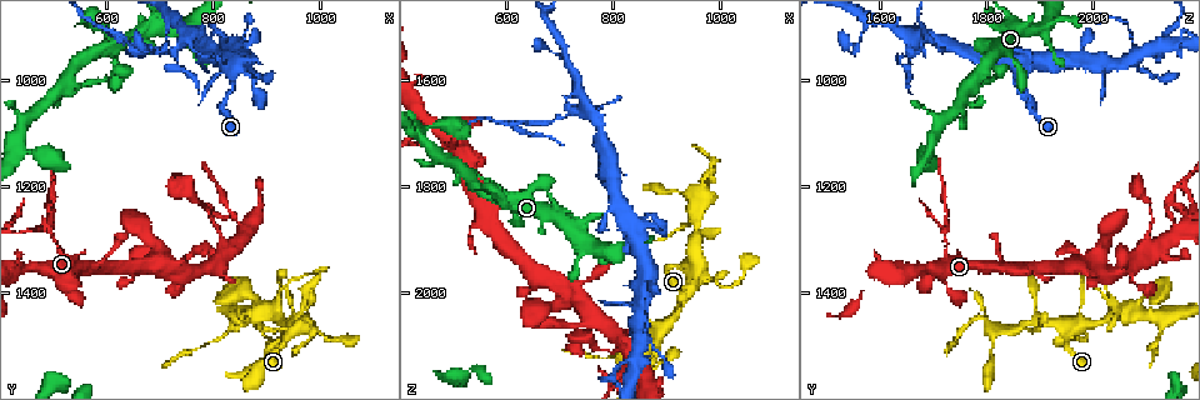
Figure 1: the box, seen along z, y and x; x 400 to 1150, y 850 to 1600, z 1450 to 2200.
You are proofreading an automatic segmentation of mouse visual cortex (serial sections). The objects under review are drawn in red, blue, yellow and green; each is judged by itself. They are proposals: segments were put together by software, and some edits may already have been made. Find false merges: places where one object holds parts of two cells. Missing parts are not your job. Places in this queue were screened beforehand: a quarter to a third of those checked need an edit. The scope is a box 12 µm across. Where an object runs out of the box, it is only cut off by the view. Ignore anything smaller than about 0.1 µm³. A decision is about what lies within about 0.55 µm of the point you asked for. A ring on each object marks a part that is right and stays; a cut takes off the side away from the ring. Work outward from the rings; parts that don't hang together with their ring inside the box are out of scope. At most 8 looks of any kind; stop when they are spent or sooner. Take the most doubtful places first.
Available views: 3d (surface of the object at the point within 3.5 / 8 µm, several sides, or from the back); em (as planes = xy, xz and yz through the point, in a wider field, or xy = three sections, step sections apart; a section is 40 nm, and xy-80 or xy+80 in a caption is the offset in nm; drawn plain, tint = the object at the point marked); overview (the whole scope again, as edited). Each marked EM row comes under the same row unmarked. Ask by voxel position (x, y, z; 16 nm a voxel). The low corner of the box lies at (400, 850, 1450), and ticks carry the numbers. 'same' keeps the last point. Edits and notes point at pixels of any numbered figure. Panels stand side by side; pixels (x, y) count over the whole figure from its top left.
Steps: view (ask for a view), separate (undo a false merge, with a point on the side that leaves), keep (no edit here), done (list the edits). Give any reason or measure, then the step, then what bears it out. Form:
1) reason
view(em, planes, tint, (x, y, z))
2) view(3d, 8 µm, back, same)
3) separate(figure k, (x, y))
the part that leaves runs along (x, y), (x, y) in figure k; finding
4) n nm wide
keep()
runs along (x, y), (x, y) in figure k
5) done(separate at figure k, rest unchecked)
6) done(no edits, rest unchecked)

a narrow waist
view(3d, 3.5 µm, (500, 1295, 1720))

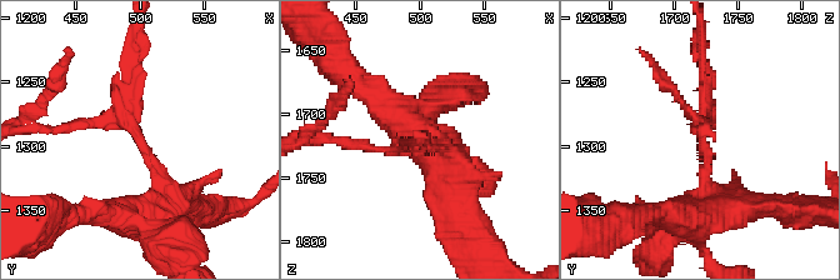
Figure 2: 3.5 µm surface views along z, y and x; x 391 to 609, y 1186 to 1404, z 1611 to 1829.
shape alone is not enough
view(em, xy, step 3, tint, (502, 1292, 1722))

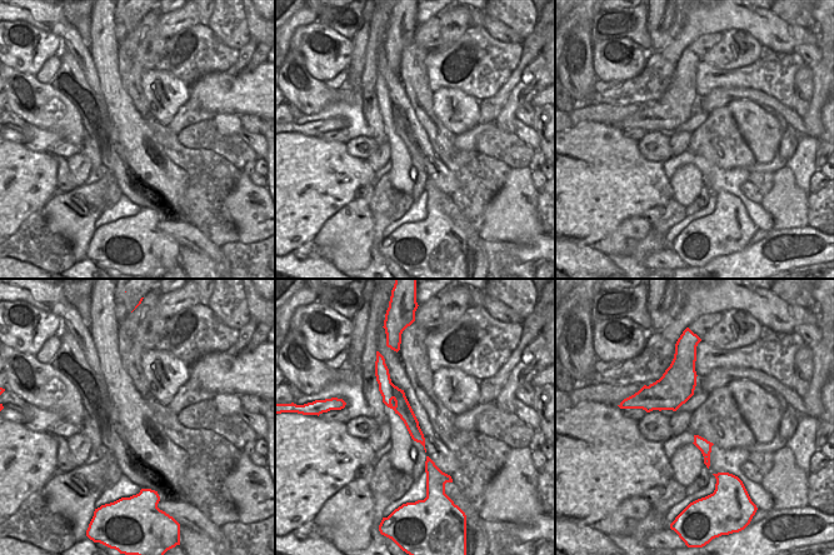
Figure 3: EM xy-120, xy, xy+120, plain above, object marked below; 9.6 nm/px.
separate(figure 2, (134, 130))
the part that leaves runs along (155, 168), (125, 121), (140, 55) in figure 2; two cells meet here

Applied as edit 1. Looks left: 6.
view(3d, 3.5 µm, (705, 950, 1670))

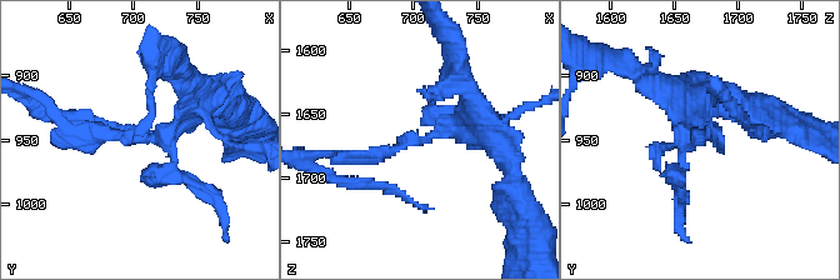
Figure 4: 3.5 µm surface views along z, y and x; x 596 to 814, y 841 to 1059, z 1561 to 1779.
need the tissue
view(em, xy, step 5, tint, (706, 952, 1672))

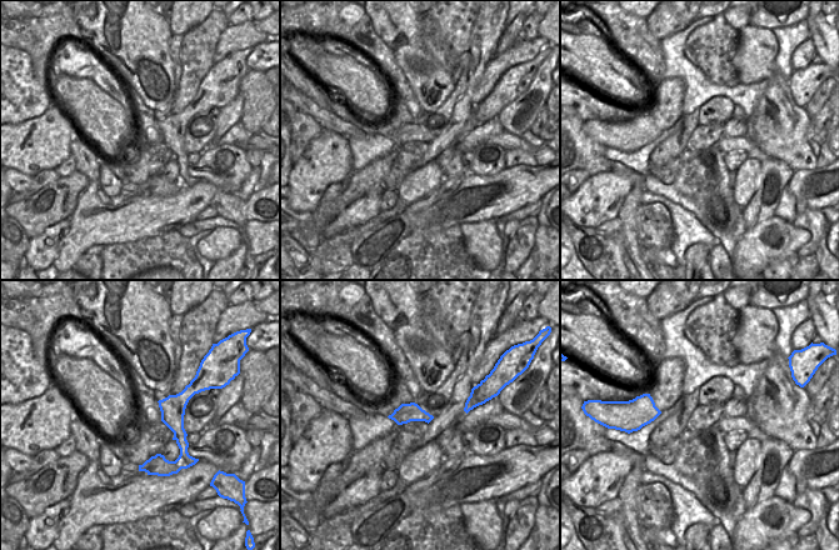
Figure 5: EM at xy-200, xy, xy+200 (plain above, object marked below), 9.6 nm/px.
cut it another way
view(em, xy, step 2, tint, same)

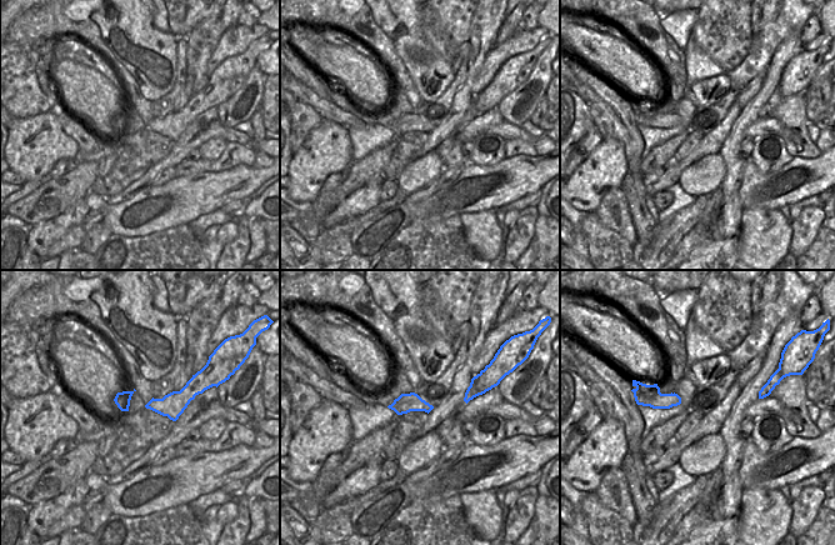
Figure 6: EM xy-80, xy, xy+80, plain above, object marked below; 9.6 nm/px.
separate(figure 4, (99, 133))
the part that leaves runs along (143, 140), (66, 133), (35, 98) in figure 4; two cells meet here

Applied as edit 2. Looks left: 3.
view(overview)

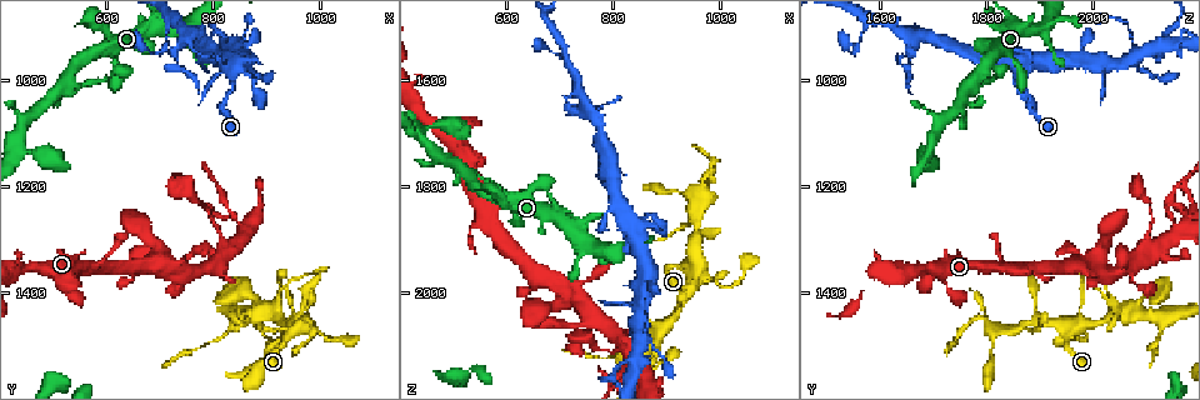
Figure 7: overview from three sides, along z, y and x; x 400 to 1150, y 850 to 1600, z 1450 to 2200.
sharp bend
view(em, xy, step 5, tint, (970, 1465, 1815))

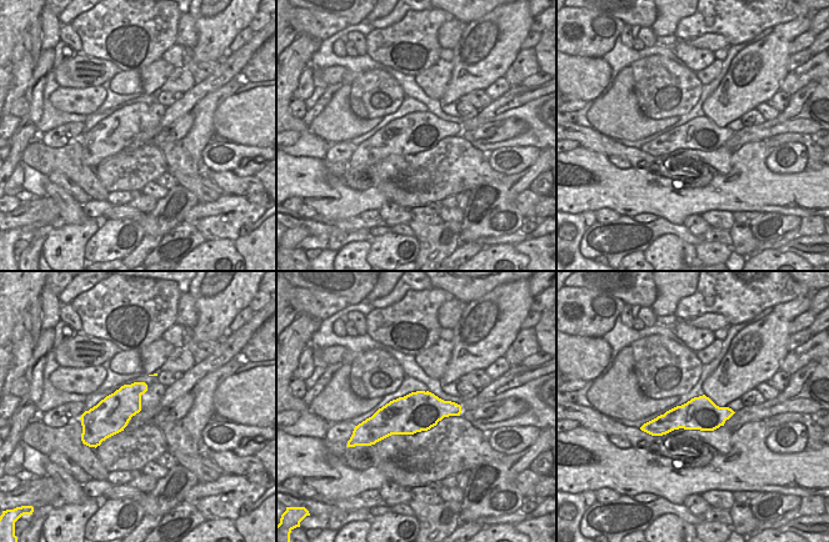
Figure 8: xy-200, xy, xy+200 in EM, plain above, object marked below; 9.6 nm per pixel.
view(3d, 3.5 µm, same)

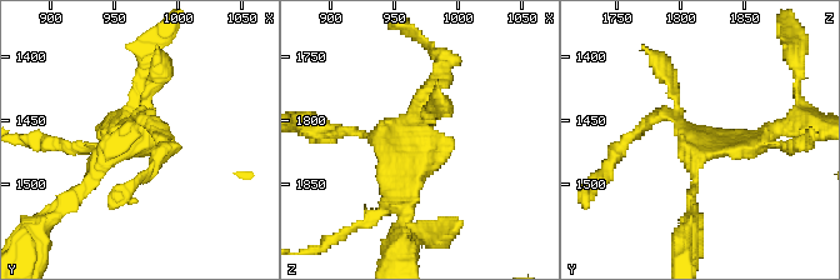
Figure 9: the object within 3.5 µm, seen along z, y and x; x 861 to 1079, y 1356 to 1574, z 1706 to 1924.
keep()
runs along (771, 130), (698, 141), (691, 195) in figure 9; all the same cell

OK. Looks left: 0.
done(separate at figure 2, separate at figure 4, rest unchecked)

